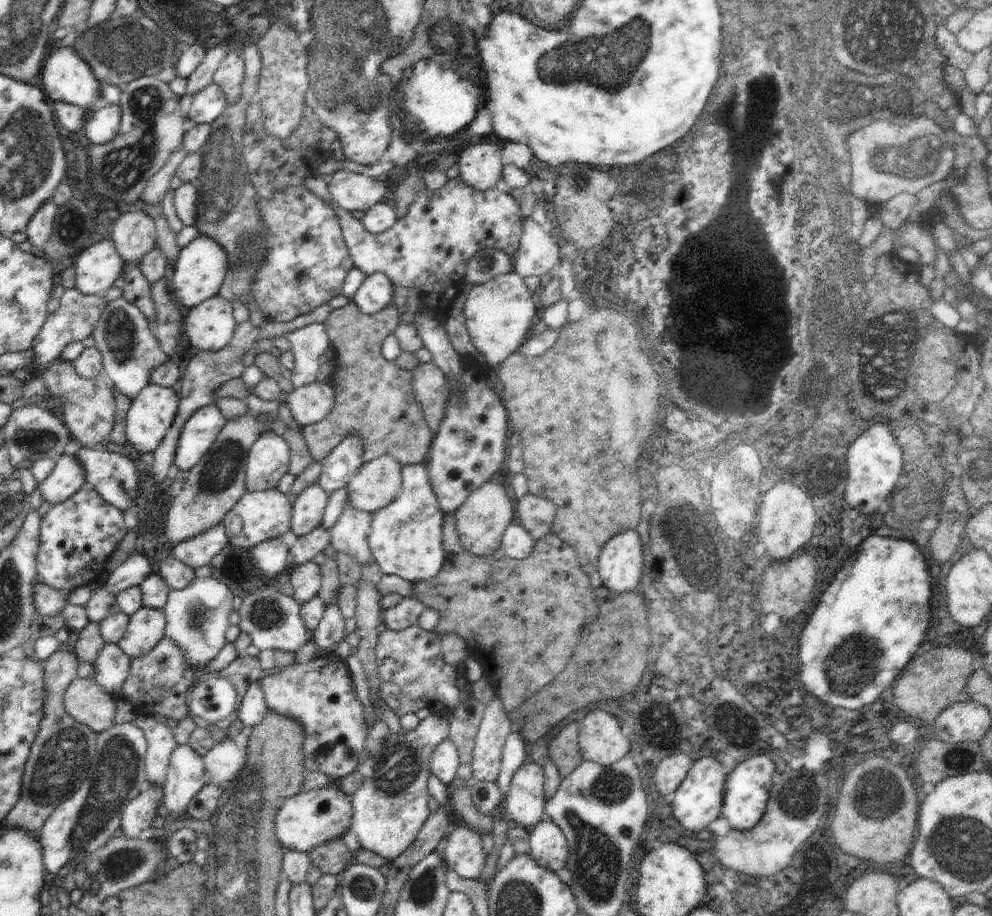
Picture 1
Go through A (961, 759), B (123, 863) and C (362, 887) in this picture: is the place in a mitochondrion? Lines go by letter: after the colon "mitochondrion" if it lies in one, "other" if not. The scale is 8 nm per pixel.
A: mitochondrion
B: mitochondrion
C: mitochondrion

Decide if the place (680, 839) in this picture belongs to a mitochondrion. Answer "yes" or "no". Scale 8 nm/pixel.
no

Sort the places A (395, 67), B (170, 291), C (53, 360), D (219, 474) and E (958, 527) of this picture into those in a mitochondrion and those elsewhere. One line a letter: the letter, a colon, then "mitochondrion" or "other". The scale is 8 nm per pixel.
A: mitochondrion
B: other
C: other
D: mitochondrion
E: other

